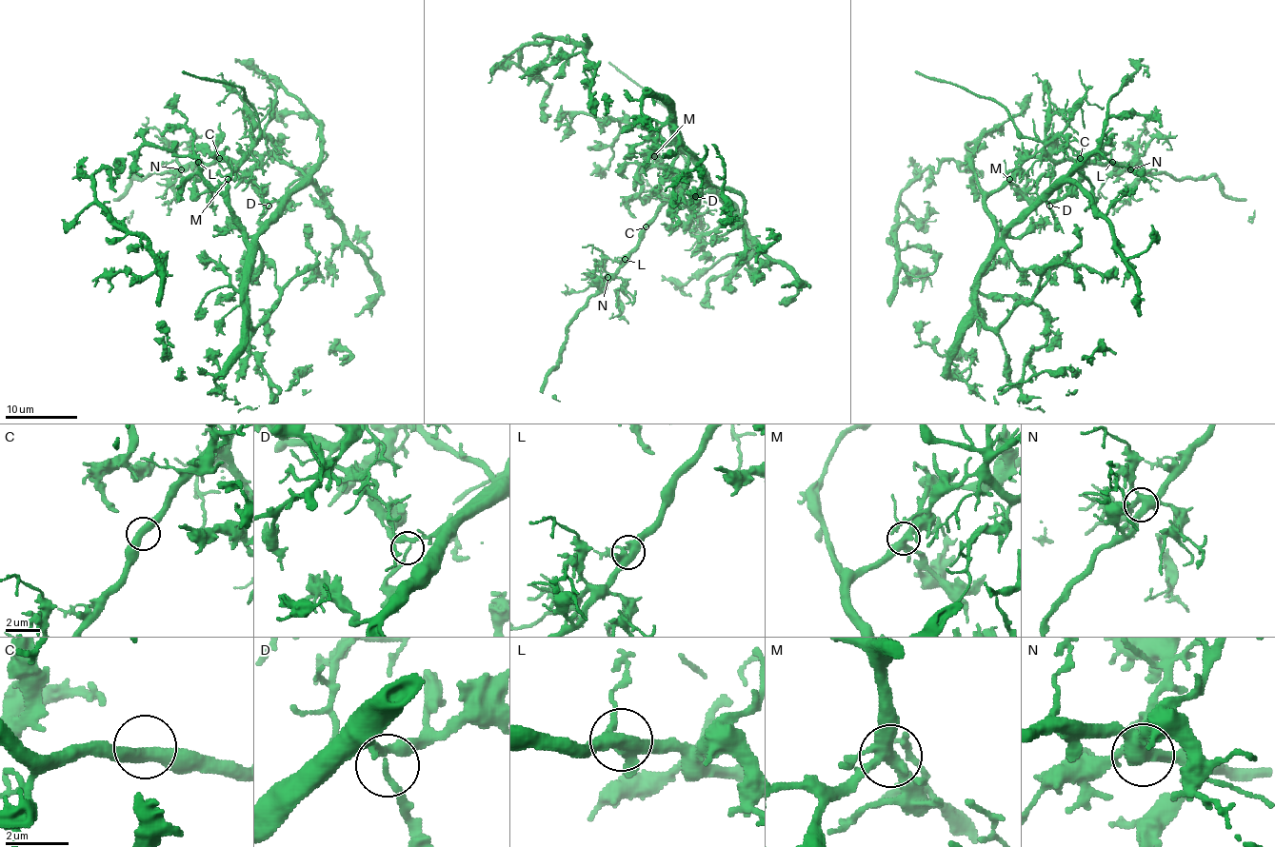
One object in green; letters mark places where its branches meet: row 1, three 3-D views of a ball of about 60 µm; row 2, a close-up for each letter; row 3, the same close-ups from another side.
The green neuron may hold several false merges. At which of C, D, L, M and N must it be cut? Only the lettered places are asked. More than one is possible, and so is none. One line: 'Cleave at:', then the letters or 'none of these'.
Cleave at: M

